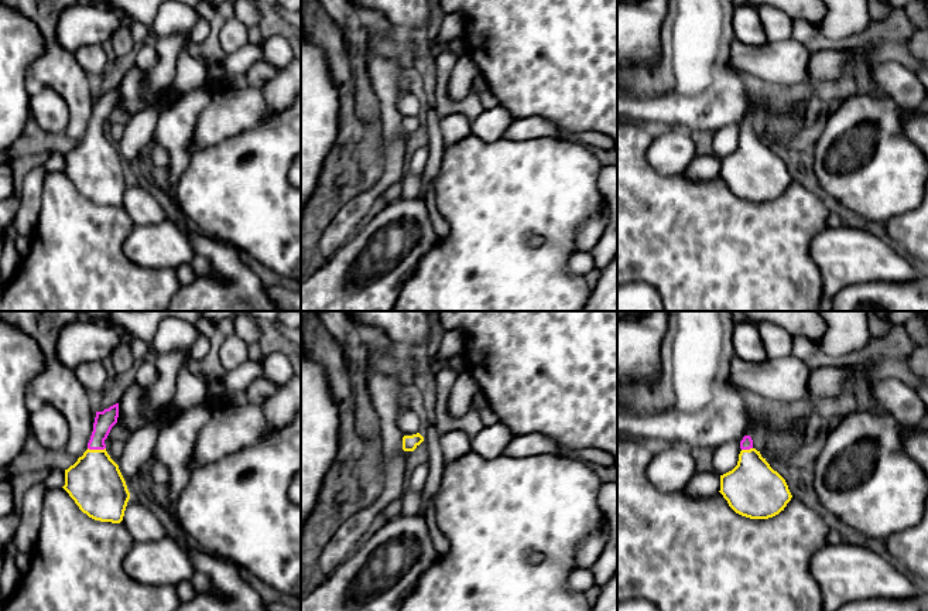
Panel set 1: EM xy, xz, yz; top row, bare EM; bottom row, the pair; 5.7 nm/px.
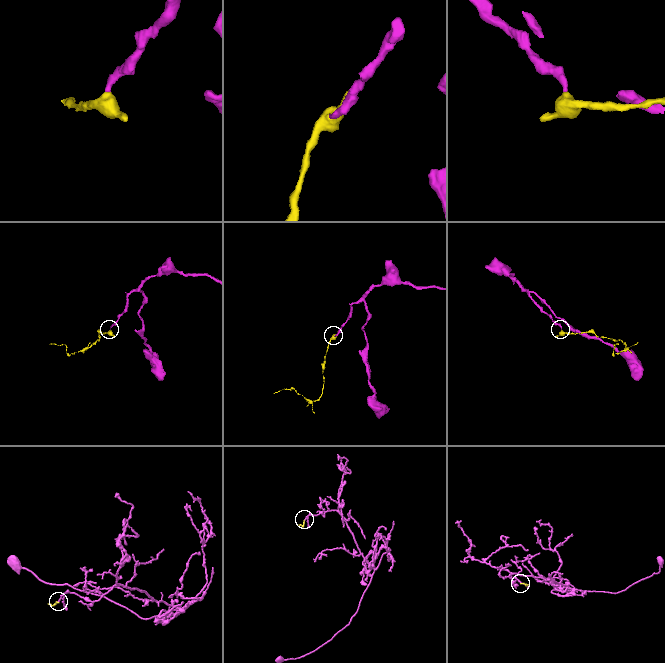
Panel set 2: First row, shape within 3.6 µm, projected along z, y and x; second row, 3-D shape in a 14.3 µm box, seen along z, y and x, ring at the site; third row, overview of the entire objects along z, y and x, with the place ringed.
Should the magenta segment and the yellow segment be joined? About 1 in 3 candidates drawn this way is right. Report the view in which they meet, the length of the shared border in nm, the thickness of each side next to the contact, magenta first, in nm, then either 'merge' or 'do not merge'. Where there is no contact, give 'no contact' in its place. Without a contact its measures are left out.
meets magenta in xy; contact 100 nm long; 110 nm thick on the magenta side, 320 nm on the other; merge

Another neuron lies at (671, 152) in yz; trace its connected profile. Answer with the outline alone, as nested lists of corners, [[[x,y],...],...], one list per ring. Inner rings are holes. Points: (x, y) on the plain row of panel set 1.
[[[664,129],[654,134],[647,151],[648,163],[667,177],[684,174],[695,156],[692,136],[682,129]]]

